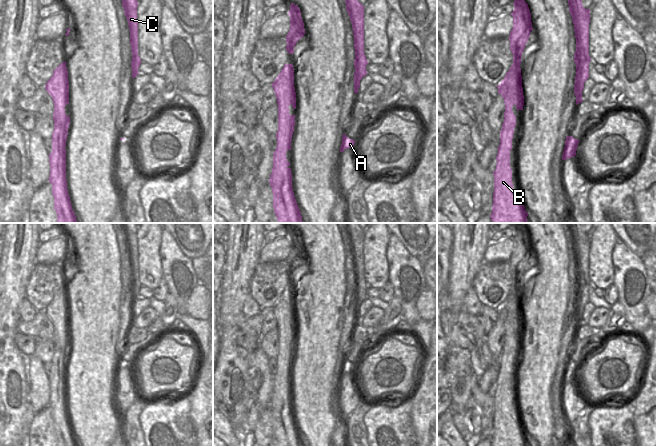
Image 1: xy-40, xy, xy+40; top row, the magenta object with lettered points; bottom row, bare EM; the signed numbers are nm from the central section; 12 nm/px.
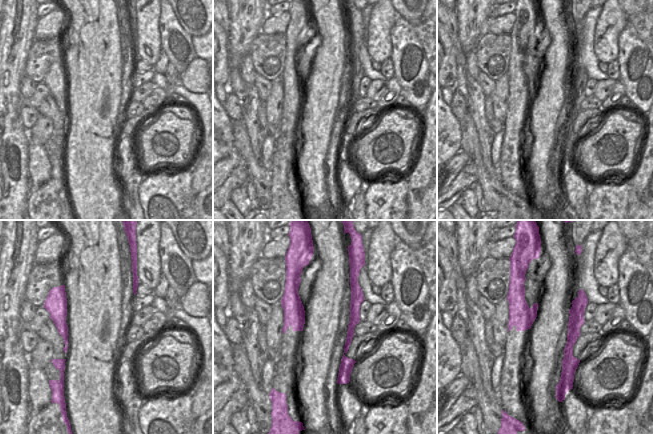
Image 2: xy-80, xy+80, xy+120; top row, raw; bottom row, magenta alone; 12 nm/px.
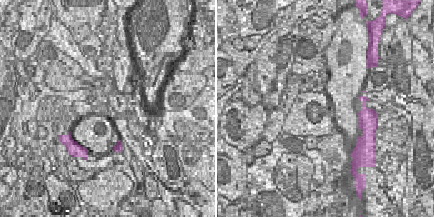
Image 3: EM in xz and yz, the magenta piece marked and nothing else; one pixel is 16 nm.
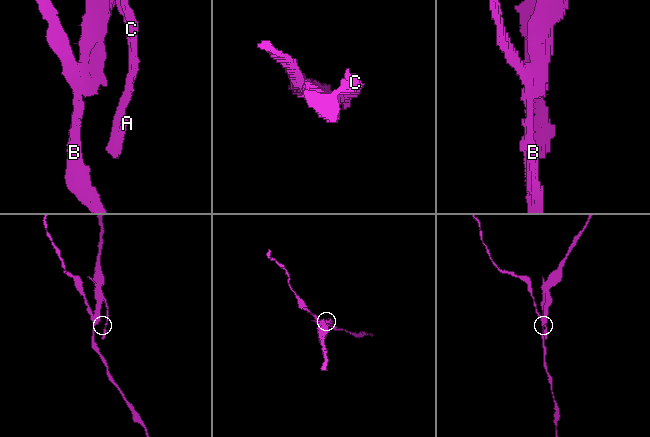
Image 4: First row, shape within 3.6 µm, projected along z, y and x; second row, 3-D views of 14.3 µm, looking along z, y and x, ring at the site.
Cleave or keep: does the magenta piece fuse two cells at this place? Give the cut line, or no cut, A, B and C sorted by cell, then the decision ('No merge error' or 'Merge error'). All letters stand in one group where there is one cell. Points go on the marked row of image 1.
Split along xy (293, 71), (290, 76), (291, 91), (289, 101), (291, 104). Groups: A C / B. Merge error.

